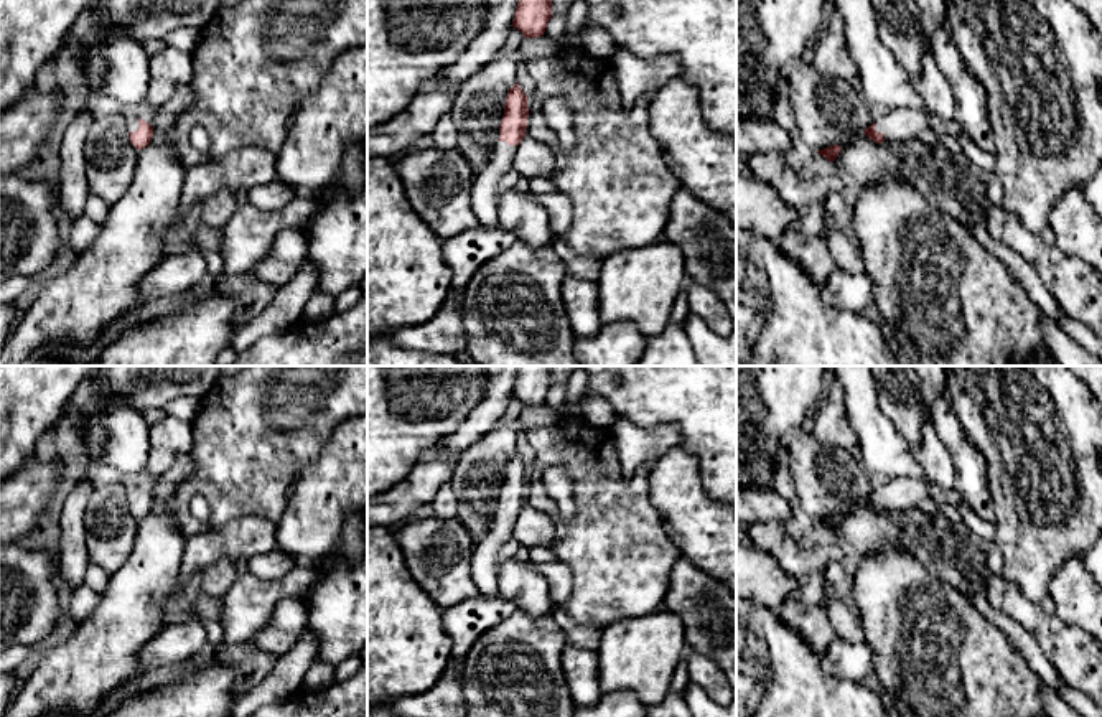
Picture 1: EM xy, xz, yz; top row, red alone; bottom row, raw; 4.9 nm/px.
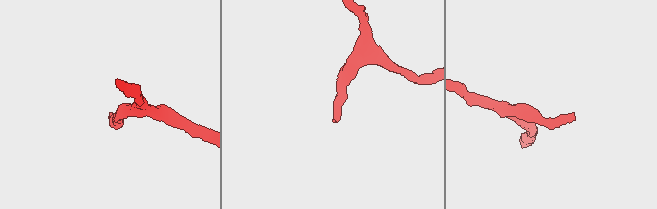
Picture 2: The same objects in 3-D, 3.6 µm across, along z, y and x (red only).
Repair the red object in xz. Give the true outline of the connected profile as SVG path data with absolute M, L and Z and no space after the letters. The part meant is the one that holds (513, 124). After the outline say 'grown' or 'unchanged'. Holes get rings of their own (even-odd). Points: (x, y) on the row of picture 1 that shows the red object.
M517 82L509 89L499 124L499 138L488 157L484 170L471 186L471 209L478 223L486 227L499 226L499 193L509 183L516 148L525 135L527 99Z; grown

